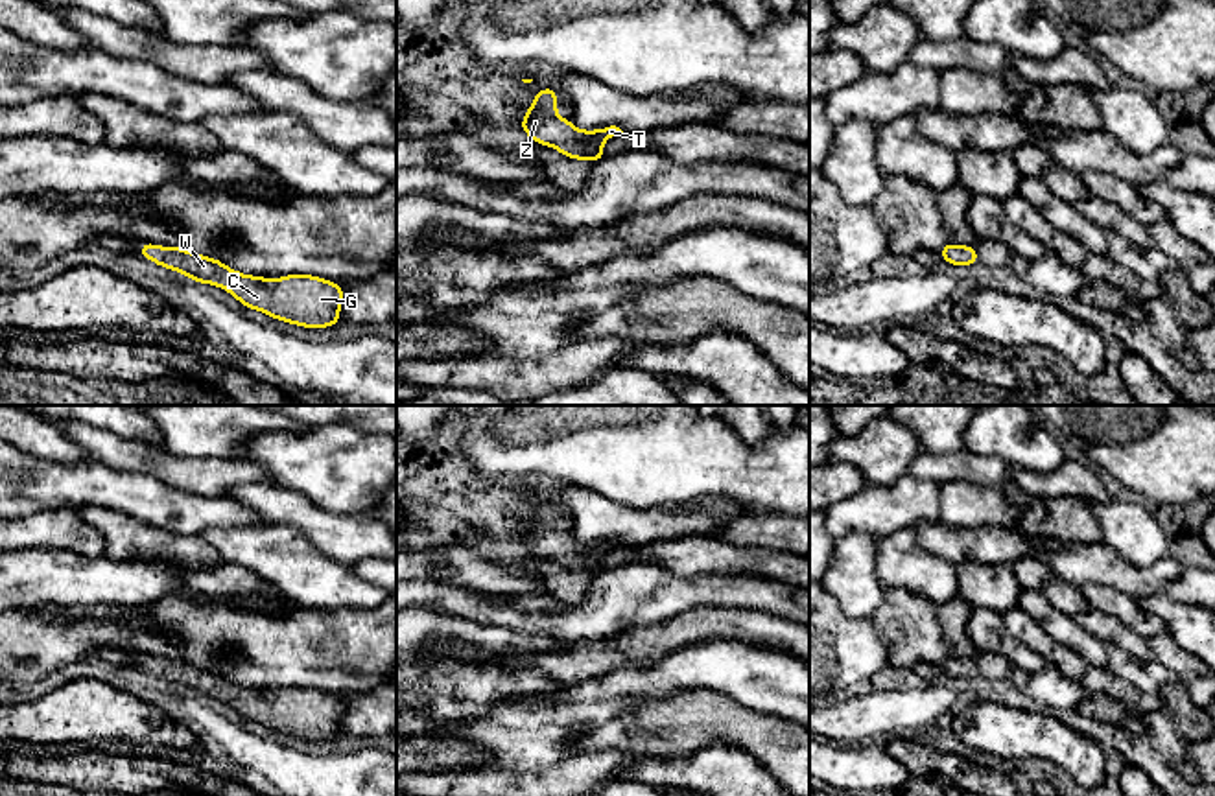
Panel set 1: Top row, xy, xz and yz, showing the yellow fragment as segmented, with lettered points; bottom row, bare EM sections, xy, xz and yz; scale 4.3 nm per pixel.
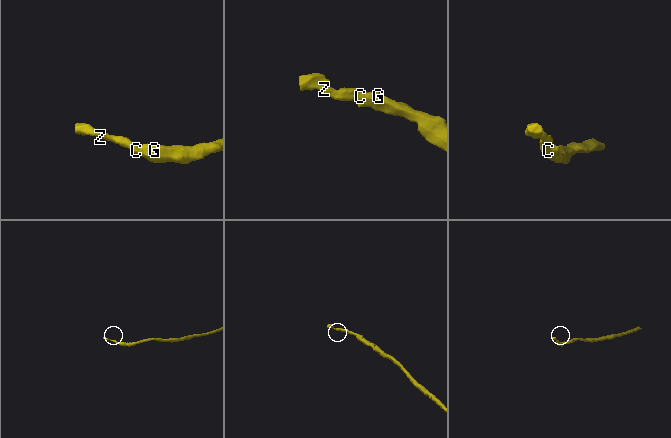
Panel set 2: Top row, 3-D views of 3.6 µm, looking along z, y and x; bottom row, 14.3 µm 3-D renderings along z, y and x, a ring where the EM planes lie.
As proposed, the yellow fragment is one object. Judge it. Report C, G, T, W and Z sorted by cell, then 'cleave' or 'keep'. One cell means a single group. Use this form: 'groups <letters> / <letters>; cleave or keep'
groups C G T W Z; keep

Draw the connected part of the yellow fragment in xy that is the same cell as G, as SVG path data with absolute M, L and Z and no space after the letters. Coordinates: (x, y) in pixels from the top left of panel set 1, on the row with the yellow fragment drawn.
M142 241L140 256L186 275L197 284L229 291L249 310L302 328L328 328L341 322L343 287L313 275L284 275L280 280L238 273L216 258L183 247Z

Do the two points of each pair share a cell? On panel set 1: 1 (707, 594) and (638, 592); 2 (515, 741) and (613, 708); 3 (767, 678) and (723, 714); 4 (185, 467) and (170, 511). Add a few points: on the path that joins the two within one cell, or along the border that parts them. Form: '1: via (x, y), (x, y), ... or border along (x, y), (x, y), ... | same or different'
1: via (690, 592), (655, 592) | same
2: via (539, 736), (565, 721), (589, 714) | same
3: border along (695, 688), (721, 691), (749, 708), (777, 717) | different
4: border along (139, 472), (152, 474), (181, 491), (220, 496) | different

